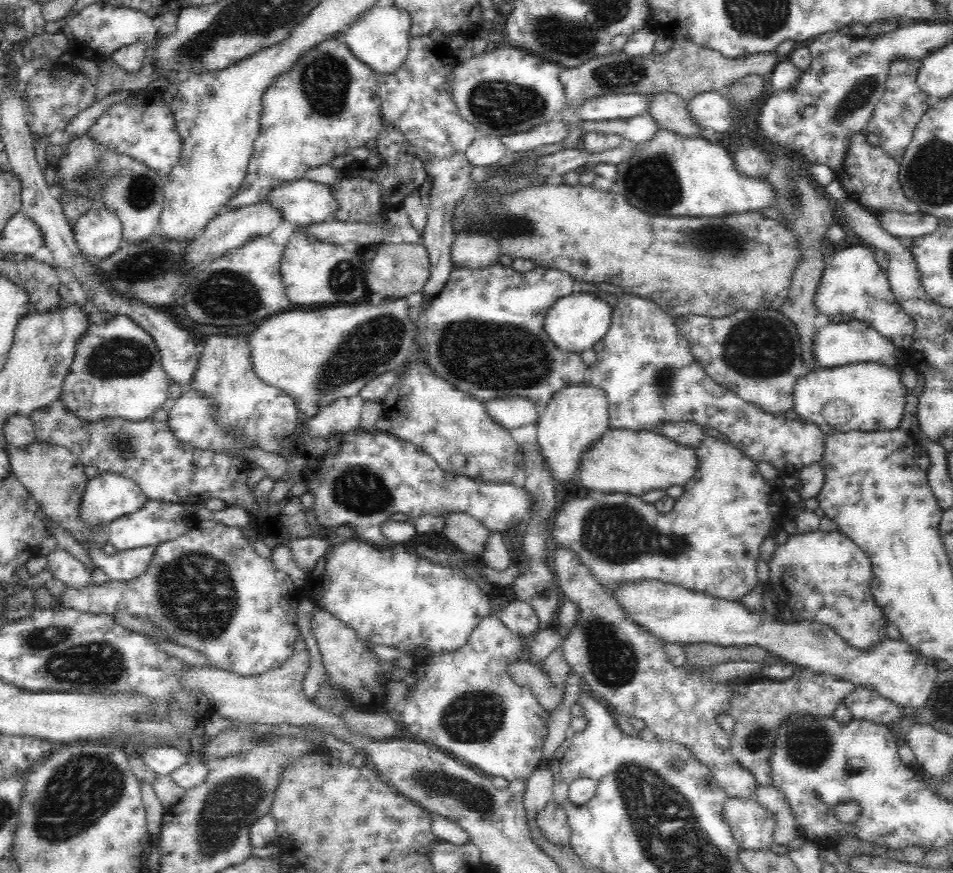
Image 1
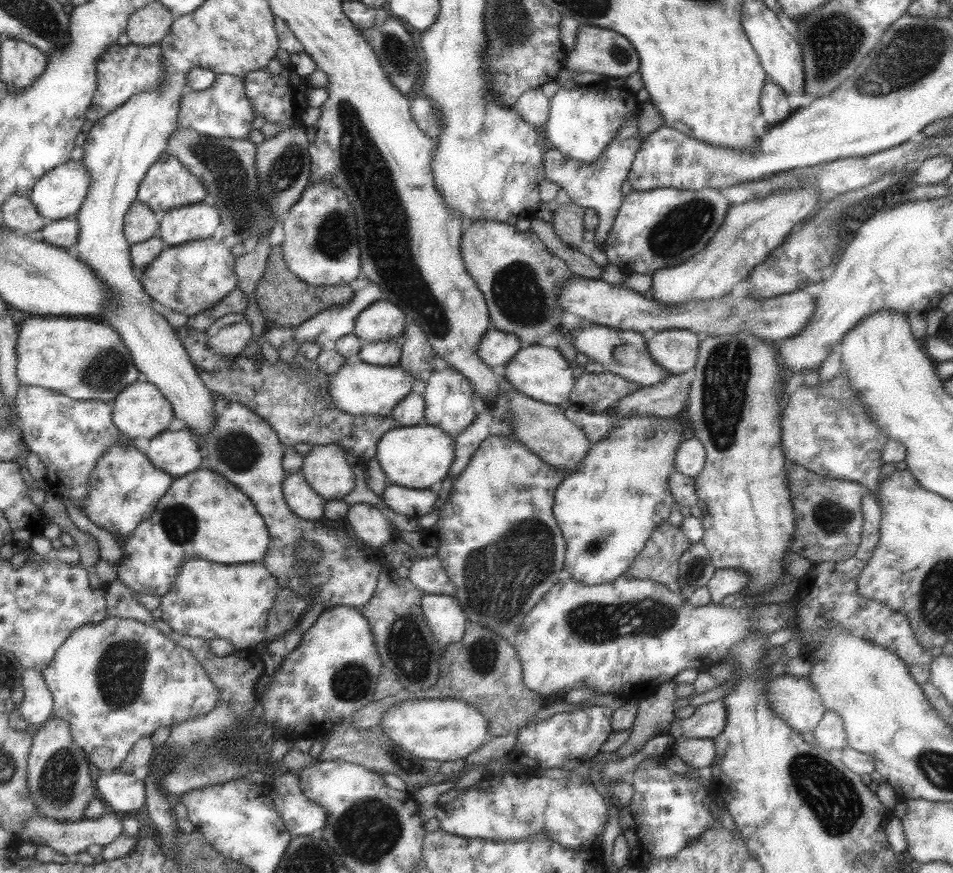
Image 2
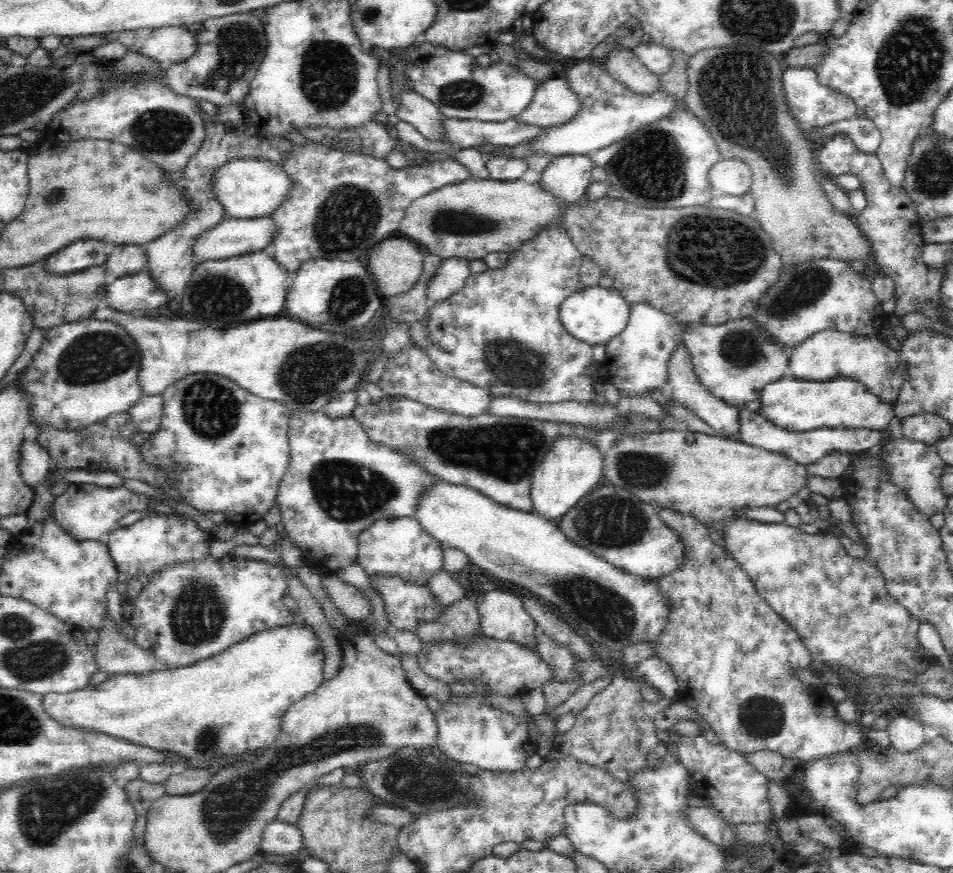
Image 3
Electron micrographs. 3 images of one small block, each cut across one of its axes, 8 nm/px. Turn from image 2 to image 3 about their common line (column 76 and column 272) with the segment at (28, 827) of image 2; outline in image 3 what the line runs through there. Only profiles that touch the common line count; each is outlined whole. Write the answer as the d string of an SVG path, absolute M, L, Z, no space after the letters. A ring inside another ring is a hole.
M274 821L267 824L261 836L261 854L297 854L304 847L302 831L296 824Z

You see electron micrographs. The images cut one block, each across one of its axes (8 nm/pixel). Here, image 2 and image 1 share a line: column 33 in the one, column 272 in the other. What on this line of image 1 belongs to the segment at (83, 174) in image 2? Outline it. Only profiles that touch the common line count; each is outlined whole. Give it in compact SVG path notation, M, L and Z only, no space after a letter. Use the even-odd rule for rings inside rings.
M306 178L272 186L264 202L276 206L284 221L302 228L333 221L339 210L328 185Z

